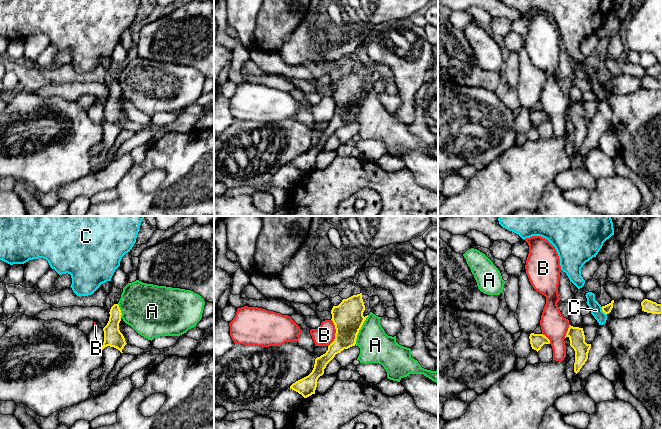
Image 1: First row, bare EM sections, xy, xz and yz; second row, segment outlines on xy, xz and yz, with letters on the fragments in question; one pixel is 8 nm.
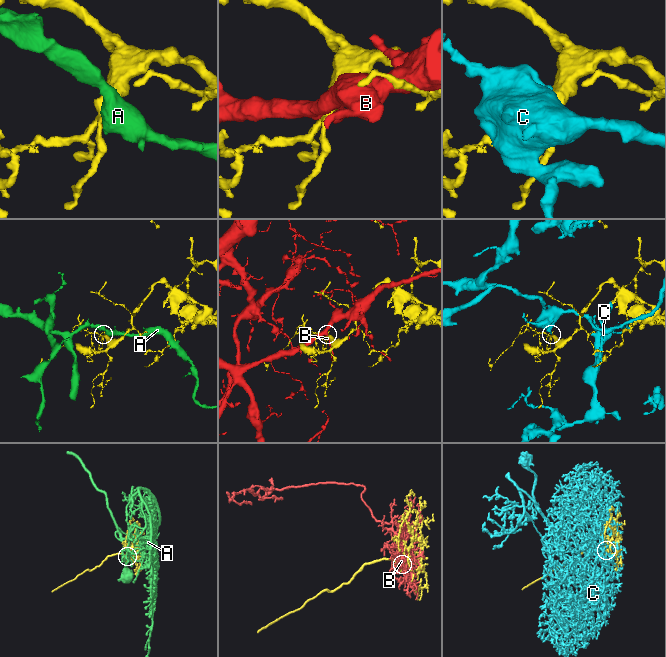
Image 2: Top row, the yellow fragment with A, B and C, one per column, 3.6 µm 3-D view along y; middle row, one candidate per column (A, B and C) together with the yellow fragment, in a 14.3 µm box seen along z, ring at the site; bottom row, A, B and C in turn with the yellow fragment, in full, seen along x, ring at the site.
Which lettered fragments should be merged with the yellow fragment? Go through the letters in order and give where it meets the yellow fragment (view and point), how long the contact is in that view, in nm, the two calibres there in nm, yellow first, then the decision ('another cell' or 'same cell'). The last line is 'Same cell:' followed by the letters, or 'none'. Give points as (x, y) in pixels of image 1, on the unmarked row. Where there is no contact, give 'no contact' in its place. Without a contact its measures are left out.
A: xz (359, 105) | 260 nm | 240/260 nm | another cell
B: xz (335, 109) | 220 nm | 240/170 nm | another cell
C: yz (603, 87) | 80 nm | 70/100 nm | another cell
Same cell: none

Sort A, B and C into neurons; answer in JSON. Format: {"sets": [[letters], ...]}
{"sets": [["A"], ["B"], ["C"]]}

